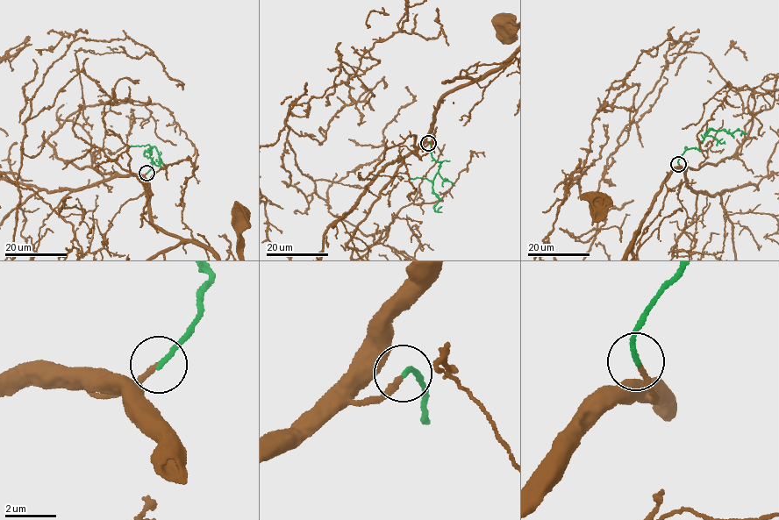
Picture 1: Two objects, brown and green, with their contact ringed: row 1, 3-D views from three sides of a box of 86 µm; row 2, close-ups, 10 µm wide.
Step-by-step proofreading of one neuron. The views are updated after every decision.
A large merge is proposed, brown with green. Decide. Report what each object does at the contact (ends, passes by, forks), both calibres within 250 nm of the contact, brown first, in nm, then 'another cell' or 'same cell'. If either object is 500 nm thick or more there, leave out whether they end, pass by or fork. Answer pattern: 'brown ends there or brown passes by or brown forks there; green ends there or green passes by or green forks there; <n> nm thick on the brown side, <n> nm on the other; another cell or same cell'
brown ends there; green ends there; 200 nm thick on the brown side, 200 nm on the other; same cell

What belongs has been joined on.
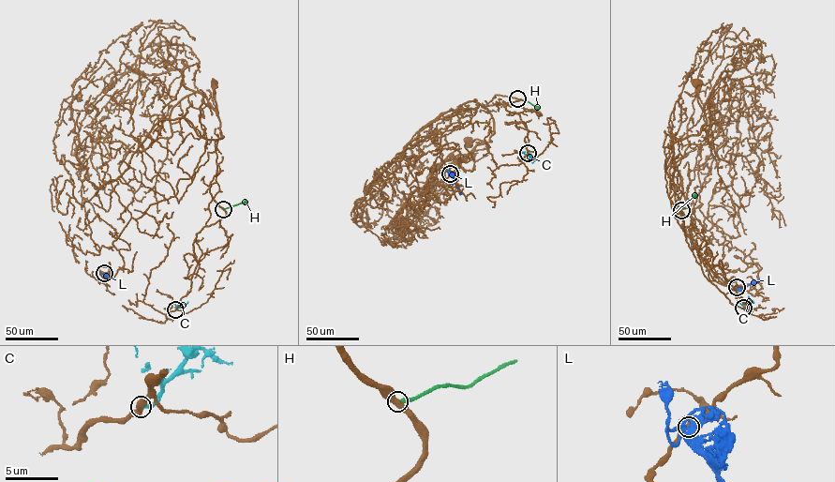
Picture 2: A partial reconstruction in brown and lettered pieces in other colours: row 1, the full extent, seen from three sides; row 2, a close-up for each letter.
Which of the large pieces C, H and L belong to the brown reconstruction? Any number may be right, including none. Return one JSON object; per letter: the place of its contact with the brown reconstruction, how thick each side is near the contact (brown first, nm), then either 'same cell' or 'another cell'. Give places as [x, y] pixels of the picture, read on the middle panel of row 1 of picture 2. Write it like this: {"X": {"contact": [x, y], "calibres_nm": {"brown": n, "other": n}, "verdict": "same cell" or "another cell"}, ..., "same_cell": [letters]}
{"C": {"contact": [528, 153], "calibres_nm": {"brown": 400, "other": 280}, "verdict": "another cell"}, "H": {"contact": [517, 98], "calibres_nm": {"brown": 400, "other": 320}, "verdict": "another cell"}, "L": {"contact": [450, 173], "calibres_nm": {"brown": 260, "other": 100}, "verdict": "another cell"}, "same_cell": []}

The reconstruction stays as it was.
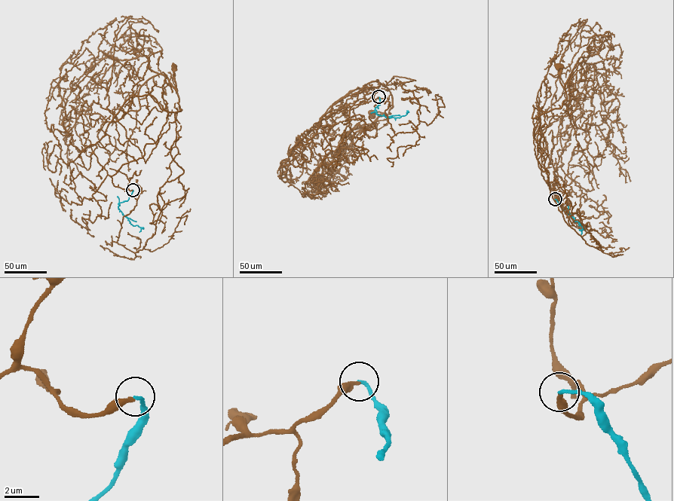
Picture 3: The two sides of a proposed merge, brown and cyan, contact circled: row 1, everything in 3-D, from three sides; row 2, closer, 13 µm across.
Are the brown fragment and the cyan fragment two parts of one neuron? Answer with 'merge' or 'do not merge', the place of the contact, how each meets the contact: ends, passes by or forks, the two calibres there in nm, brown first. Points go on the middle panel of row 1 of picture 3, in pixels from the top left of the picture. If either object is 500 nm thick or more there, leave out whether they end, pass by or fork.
merge; place (378, 96); brown ends; cyan ends; calibres 240 and 180 nm

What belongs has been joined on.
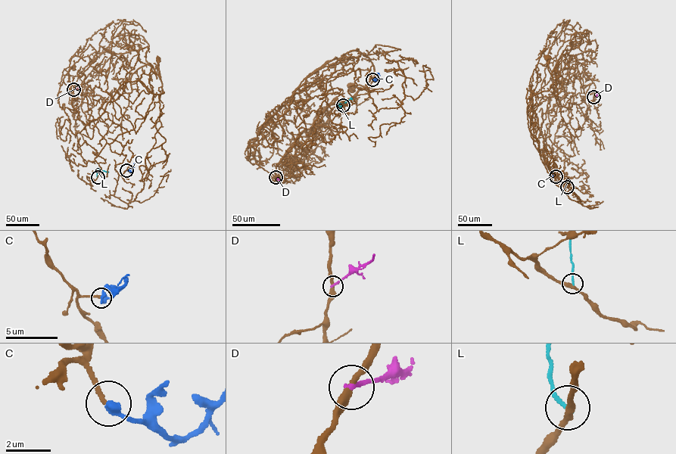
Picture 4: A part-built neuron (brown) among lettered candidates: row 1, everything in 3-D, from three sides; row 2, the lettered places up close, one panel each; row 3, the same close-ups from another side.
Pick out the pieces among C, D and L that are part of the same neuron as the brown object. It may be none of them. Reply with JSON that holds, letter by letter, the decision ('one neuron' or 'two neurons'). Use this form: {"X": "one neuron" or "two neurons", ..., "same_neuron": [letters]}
{"C": "one neuron", "D": "two neurons", "L": "two neurons", "same_neuron": ["C"]}

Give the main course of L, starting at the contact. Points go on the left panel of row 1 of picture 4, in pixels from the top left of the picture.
L: (98, 177), (98, 169), (108, 172)

